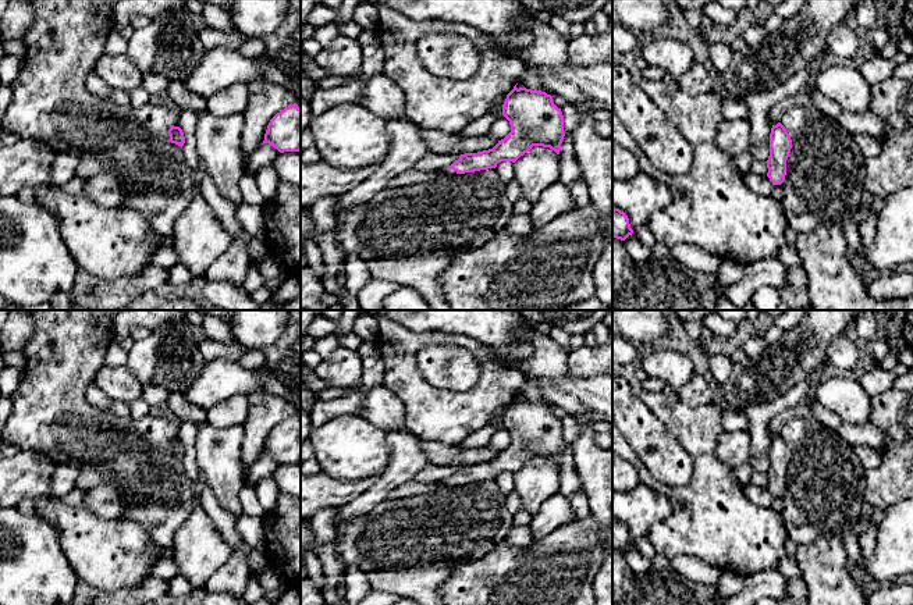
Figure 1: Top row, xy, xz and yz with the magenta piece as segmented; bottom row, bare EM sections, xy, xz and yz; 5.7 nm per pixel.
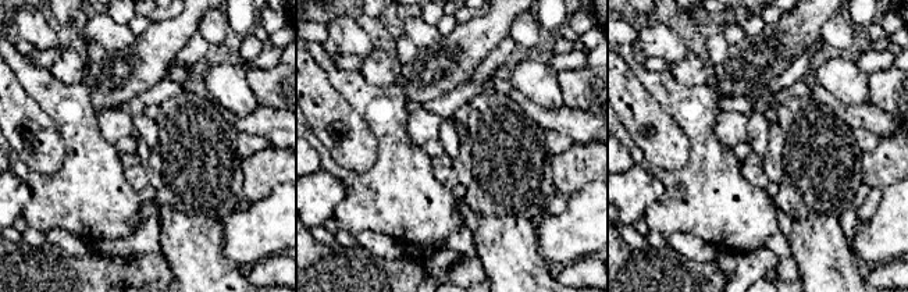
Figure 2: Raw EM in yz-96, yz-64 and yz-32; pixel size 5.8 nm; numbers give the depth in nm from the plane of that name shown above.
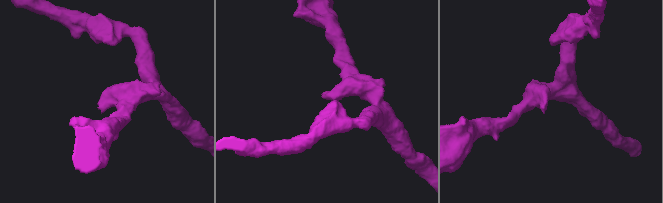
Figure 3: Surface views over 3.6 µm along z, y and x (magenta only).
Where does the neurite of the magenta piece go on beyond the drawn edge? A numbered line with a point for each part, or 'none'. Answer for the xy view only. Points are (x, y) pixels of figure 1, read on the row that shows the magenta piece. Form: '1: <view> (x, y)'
none

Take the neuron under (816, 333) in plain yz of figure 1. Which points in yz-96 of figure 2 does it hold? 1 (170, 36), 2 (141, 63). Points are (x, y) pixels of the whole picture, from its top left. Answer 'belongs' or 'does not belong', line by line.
1: belongs
2: belongs

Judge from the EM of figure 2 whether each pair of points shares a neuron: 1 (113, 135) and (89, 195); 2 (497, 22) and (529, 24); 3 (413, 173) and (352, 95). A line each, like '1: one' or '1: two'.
1: two
2: two
3: one

